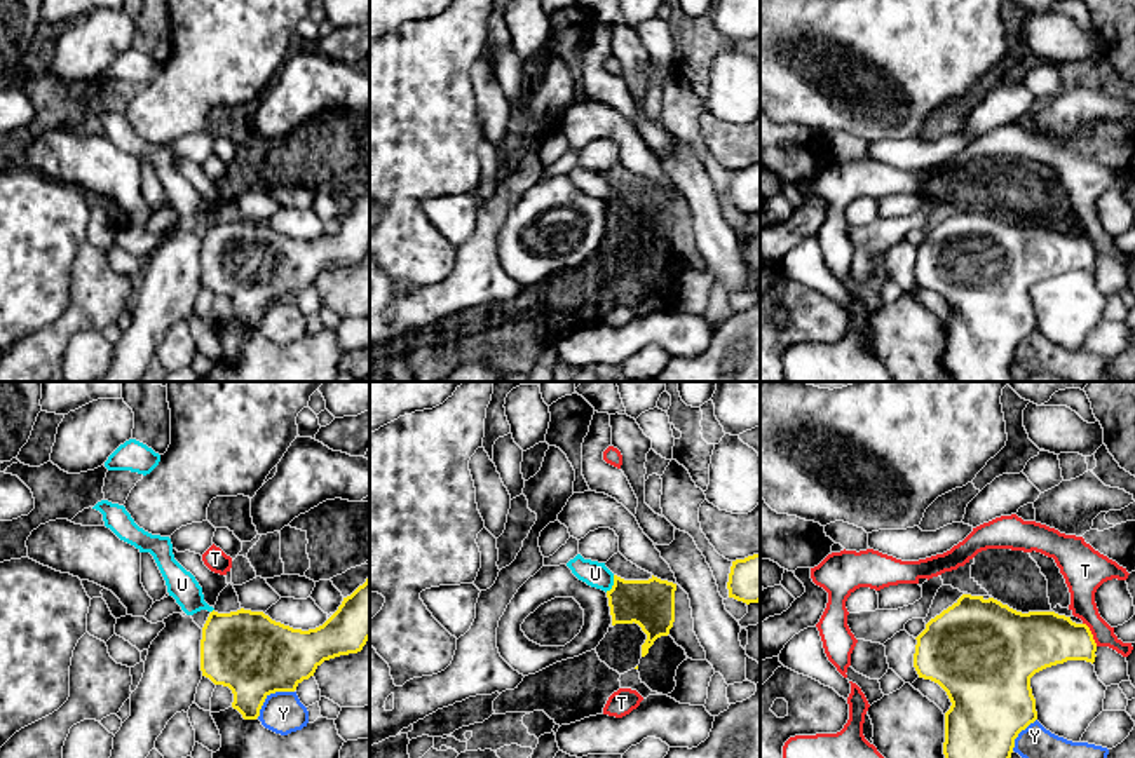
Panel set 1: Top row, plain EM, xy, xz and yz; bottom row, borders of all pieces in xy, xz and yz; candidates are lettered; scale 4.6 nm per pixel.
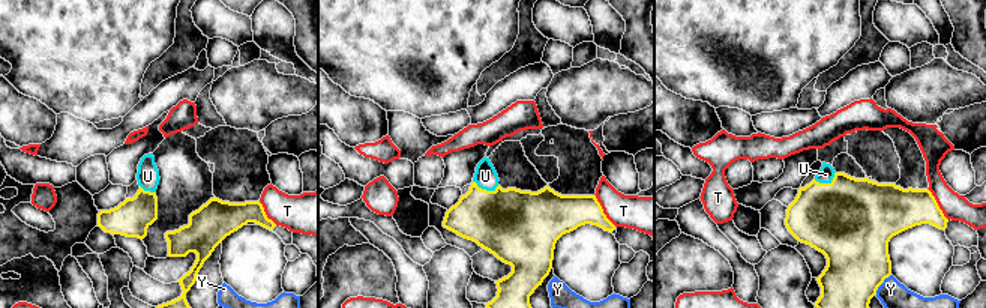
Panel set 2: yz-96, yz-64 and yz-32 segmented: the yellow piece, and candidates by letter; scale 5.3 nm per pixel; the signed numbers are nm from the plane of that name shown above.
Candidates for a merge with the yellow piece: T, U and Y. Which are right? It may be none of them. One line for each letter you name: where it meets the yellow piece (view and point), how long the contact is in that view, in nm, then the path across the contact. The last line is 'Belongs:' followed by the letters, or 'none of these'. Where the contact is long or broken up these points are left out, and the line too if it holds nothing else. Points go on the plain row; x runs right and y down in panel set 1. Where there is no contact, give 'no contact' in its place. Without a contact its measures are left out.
U: xz (614, 194) | 90 nm | across xz (651, 213), (632, 211), (614, 194), (595, 183)
Belongs: U

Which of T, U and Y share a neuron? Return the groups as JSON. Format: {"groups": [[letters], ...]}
{"groups": [["T"], ["U"], ["Y"]]}

